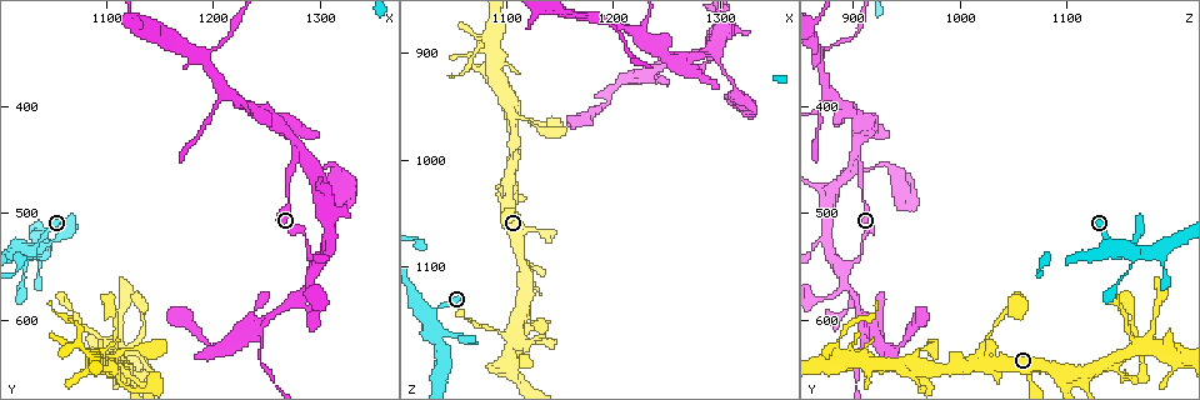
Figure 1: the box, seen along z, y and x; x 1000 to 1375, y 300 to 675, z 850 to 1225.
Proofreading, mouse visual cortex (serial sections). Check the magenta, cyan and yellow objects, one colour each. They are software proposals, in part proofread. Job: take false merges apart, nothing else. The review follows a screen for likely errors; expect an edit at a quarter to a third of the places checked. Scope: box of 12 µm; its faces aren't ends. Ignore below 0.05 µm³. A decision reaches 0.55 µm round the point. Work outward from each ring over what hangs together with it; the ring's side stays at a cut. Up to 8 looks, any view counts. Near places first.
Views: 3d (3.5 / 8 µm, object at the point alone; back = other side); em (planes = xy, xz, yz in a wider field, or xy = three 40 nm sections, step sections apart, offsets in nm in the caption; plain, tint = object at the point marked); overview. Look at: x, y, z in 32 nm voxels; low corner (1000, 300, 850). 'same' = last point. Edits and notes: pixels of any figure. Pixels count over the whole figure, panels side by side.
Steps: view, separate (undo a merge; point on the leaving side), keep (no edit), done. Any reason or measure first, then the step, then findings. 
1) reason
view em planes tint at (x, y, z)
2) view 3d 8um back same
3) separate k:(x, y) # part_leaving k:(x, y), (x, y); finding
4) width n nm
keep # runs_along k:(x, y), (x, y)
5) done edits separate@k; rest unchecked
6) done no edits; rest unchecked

sharp bend
view 3d 8um at (1276, 452, 908)

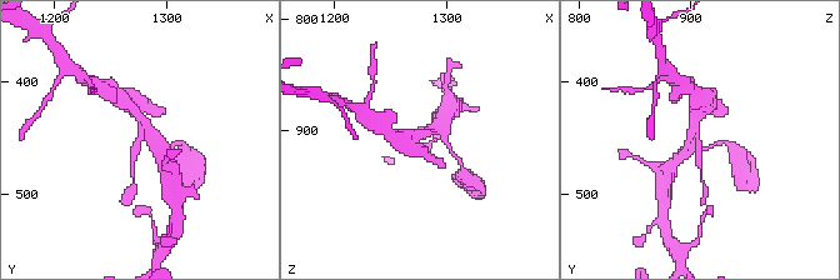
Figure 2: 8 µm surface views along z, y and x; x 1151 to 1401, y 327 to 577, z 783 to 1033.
view em xy step 2 tint at (1278, 452, 908)

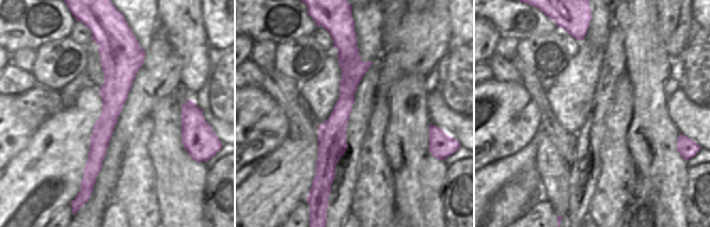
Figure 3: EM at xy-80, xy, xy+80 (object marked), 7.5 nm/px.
keep # runs_along 2:(134, 175), (136, 143), (160, 150); one cell here

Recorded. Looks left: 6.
four arms meet
view 3d 8um at (1288, 566, 894)

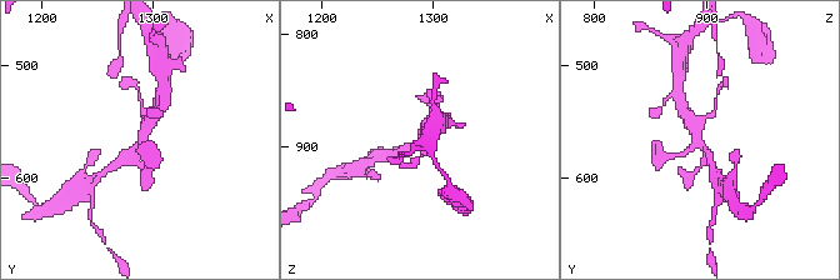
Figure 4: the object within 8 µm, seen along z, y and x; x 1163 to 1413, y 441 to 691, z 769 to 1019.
zoom in
view 3d 3.5um at (1290, 564, 892)

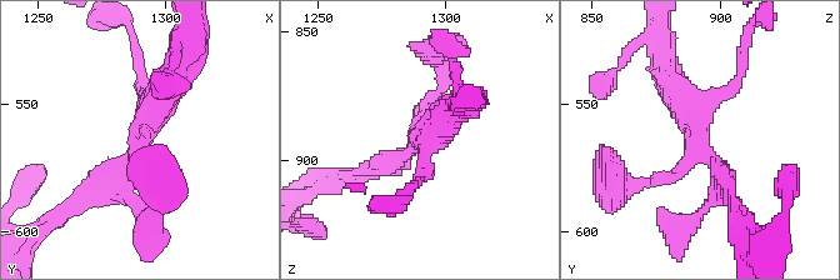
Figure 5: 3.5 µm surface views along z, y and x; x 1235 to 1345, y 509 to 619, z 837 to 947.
arm_widths 150, 200, 250, 400 nm
keep # runs_along 5:(179, 73), (133, 153), (83, 199); one cell here

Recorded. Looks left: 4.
side arm on a straight run
view 3d 3.5um back at (1250, 600, 910)

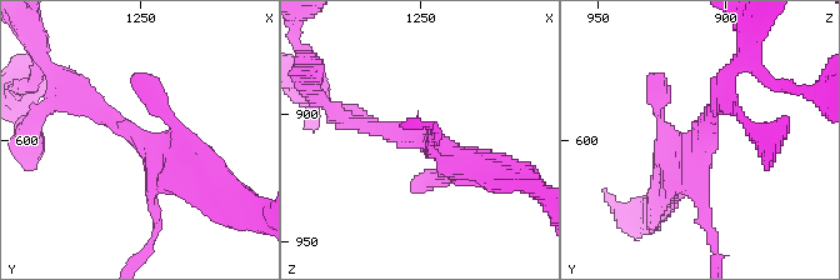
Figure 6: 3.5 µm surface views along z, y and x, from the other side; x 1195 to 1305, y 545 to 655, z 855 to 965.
now the EM
view em xy step 2 plain at (1250, 601, 911)

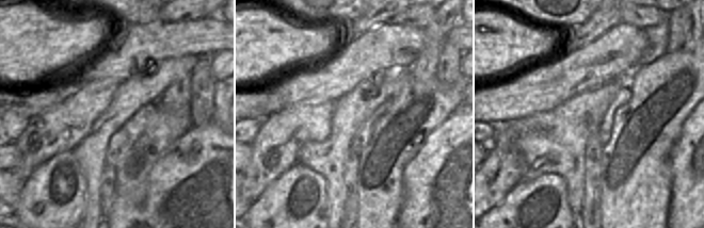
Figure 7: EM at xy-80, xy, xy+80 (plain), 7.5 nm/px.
view em xy step 2 tint same

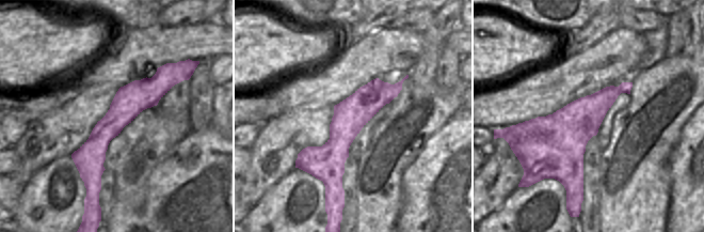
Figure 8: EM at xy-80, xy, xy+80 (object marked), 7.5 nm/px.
arm_widths 200, 200, 450 nm
keep # runs_along 6:(75, 88), (209, 176); all the same cell

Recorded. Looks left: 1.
done no edits; rest unchecked

